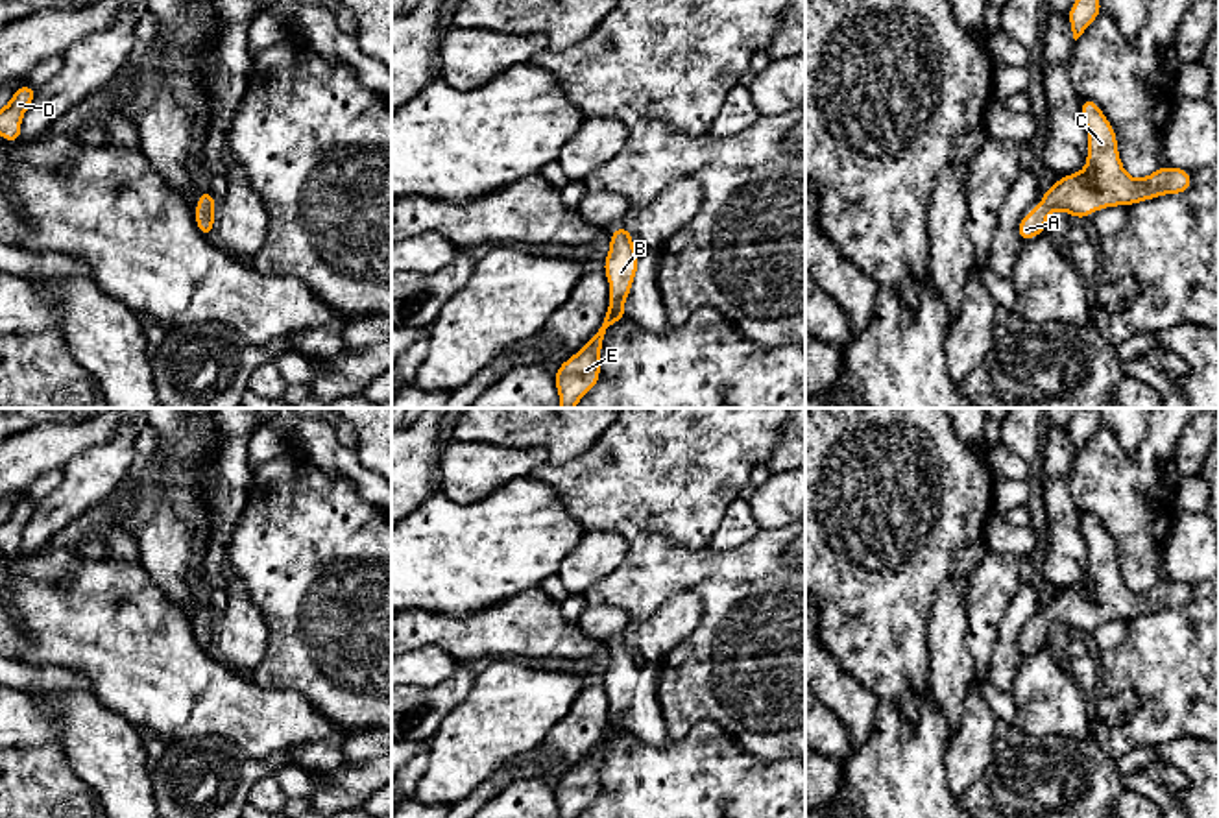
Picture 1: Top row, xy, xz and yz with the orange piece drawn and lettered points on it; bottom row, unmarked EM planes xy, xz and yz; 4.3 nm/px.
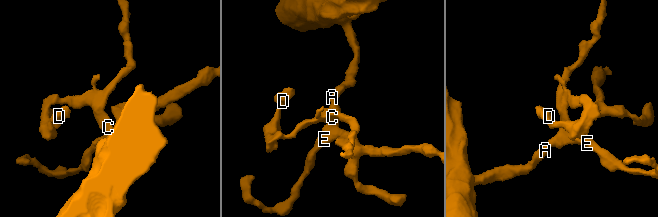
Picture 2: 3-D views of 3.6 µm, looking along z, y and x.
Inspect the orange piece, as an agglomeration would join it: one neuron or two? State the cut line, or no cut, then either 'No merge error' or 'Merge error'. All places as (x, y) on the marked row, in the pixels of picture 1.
No split. No merge error

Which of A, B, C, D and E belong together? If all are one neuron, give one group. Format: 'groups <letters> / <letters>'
groups A B C D E

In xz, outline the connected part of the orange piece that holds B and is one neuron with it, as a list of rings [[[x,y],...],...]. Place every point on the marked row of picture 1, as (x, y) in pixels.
[[[628,225],[613,229],[602,270],[610,281],[610,307],[591,340],[554,371],[560,408],[574,408],[600,380],[602,342],[611,323],[628,319],[622,305],[630,295],[637,268],[639,253]]]

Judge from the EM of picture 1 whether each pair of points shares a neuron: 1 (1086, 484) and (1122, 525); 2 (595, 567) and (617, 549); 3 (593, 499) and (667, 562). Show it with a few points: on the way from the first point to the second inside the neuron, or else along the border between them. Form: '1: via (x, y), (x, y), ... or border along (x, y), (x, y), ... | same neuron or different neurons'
1: via (1096, 493), (1118, 516) | same neuron
2: via (601, 562), (612, 551) | same neuron
3: border along (630, 540), (641, 532), (662, 532), (680, 545) | different neurons

